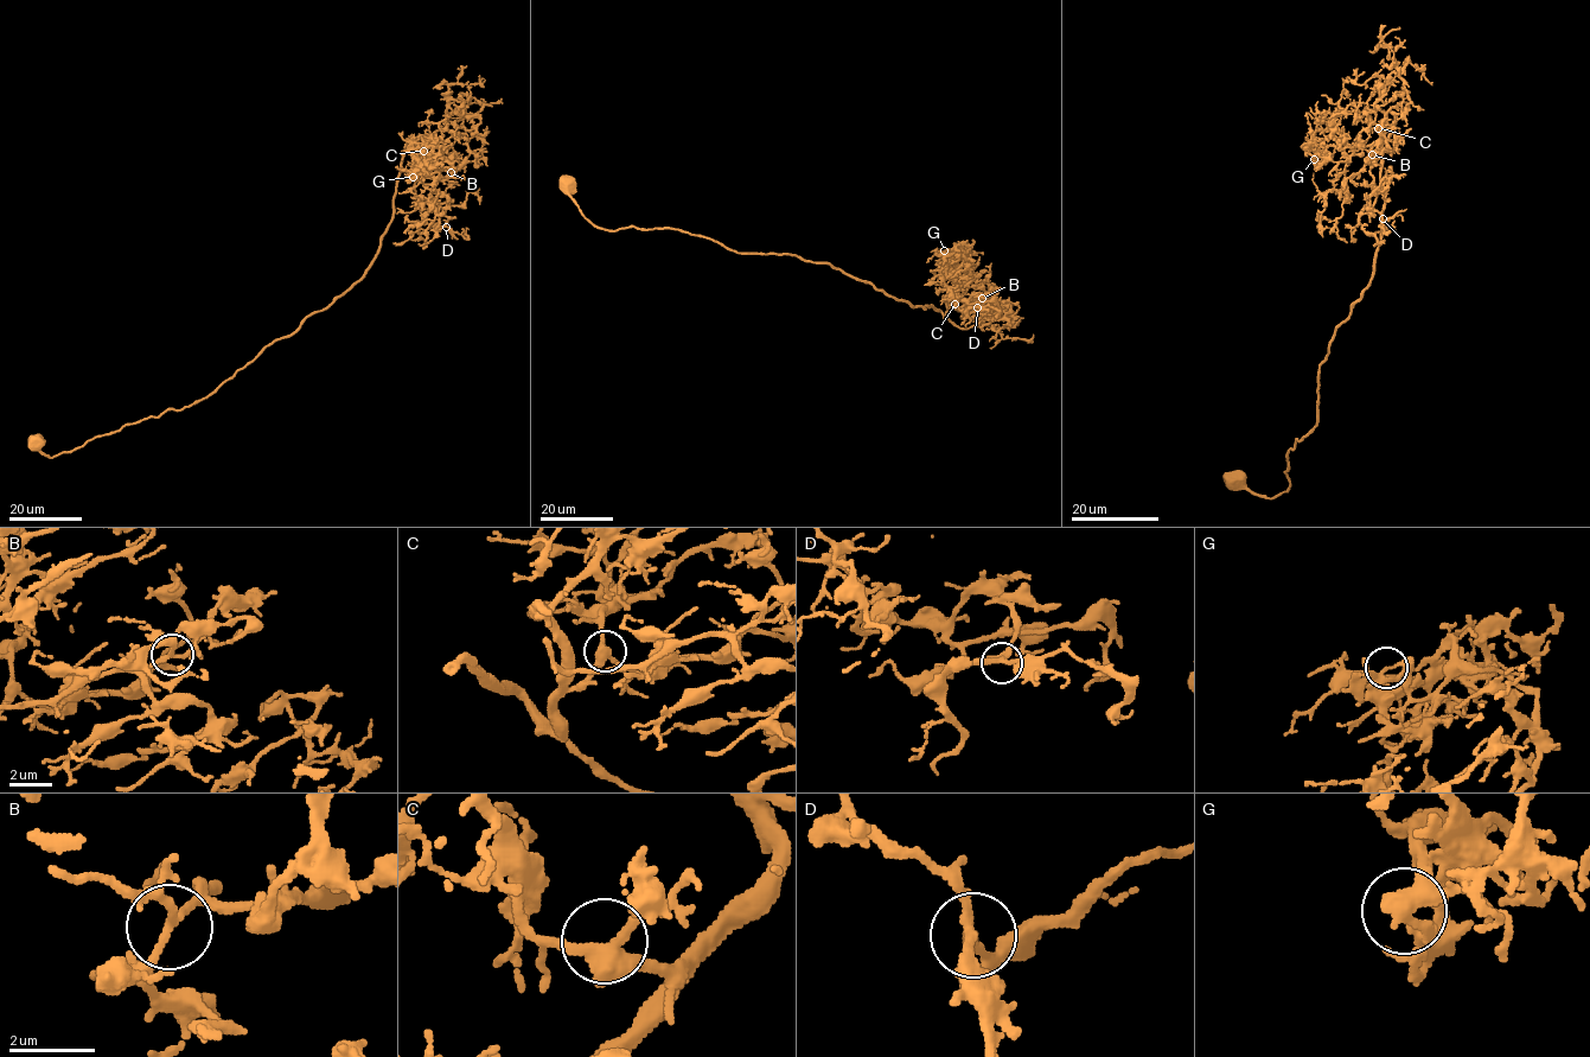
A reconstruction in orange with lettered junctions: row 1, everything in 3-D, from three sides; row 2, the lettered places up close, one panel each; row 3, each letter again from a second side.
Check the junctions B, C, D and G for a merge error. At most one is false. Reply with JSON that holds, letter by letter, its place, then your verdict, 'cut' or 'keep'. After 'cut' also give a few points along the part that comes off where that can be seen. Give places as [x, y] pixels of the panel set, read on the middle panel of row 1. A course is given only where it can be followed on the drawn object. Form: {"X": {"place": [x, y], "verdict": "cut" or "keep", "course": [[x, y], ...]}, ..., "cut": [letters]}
{"B": {"place": [982, 298], "verdict": "keep"}, "C": {"place": [955, 304], "verdict": "keep"}, "D": {"place": [977, 307], "verdict": "keep"}, "G": {"place": [944, 250], "verdict": "cut", "course": [[944, 250], [939, 253], [966, 252], [933, 271]]}, "cut": ["G"]}

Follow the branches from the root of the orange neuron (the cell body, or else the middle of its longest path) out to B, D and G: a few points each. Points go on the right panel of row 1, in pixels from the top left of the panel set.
B: (1233, 481), (1285, 492), (1288, 452), (1316, 424), (1319, 365), (1373, 275), (1390, 113), (1372, 154)
D: (1233, 481), (1285, 492), (1288, 452), (1316, 424), (1319, 365), (1373, 275), (1390, 113), (1370, 158), (1383, 218)
G: (1233, 481), (1289, 486), (1319, 365), (1373, 275), (1396, 119), (1314, 159)

